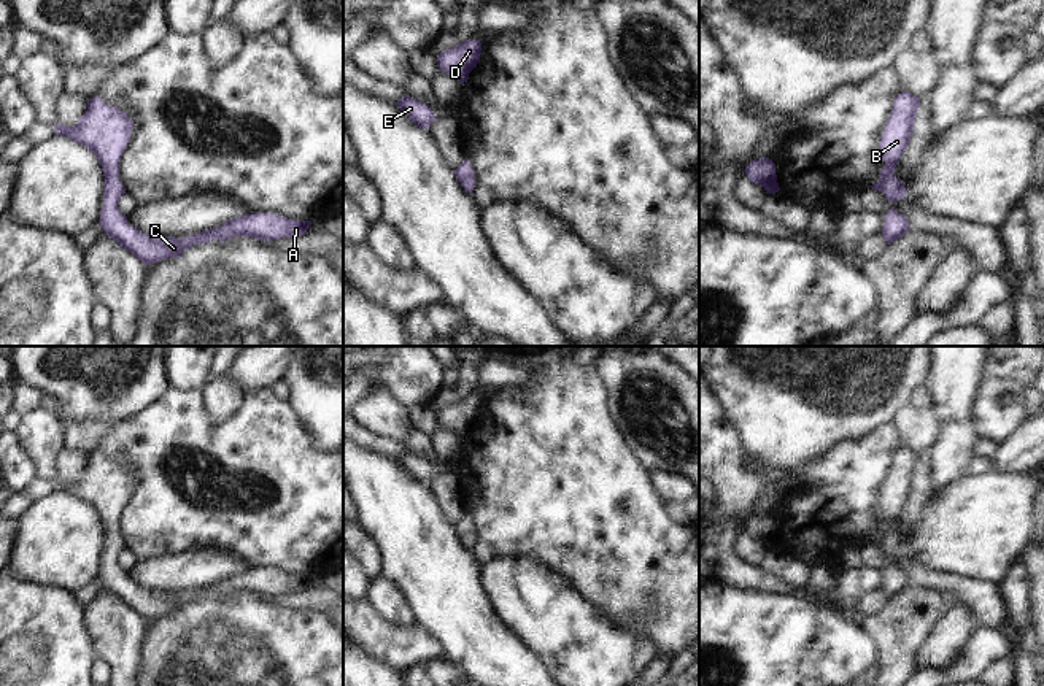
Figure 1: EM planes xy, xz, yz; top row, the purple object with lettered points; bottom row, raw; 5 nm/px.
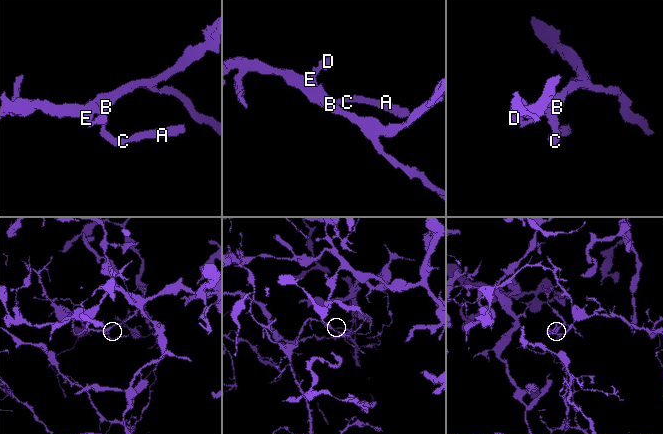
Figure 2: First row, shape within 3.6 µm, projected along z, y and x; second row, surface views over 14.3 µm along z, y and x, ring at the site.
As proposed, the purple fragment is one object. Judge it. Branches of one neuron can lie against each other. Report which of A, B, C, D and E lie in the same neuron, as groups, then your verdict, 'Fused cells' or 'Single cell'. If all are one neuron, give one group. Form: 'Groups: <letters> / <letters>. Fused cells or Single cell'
Groups: A B C D E. Single cell.

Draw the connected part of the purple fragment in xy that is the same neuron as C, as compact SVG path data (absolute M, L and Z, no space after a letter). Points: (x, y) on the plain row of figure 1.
M95 451L87 456L87 464L76 481L56 480L56 491L68 492L97 511L105 532L99 581L108 594L116 595L145 621L168 613L181 613L184 605L213 595L227 597L234 592L251 592L270 597L300 592L313 580L310 576L288 575L269 567L243 570L186 594L165 594L137 586L118 564L119 554L126 549L124 540L119 535L119 518L130 495L132 484L133 478L127 468L118 462L110 464Z

